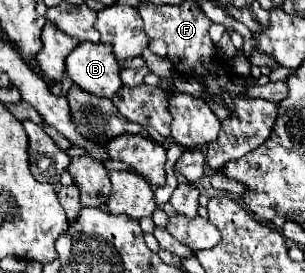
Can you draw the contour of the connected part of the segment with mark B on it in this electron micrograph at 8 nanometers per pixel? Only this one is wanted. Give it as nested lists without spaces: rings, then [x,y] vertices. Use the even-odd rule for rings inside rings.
[[[80,43],[66,59],[66,73],[96,97],[112,97],[122,87],[116,57],[104,43]]]

